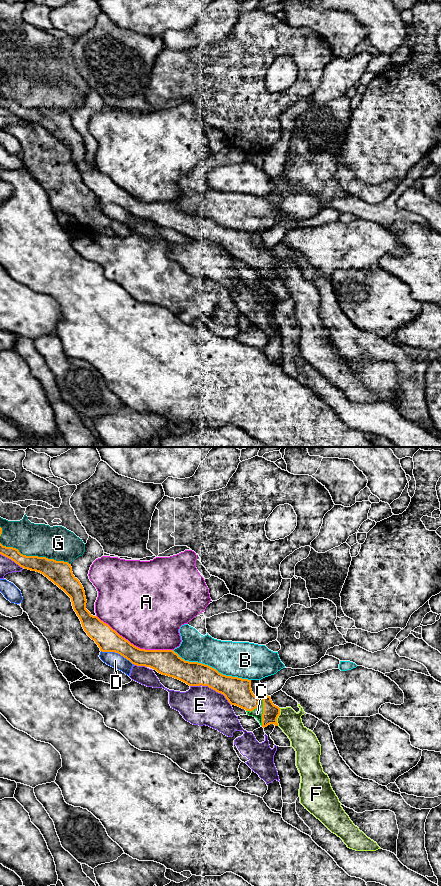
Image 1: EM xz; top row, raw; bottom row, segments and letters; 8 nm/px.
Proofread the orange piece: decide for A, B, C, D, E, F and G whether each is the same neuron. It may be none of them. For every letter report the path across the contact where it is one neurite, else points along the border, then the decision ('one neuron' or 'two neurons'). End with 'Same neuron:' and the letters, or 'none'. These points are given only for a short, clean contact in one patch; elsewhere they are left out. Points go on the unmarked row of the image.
A: two neurons
B: two neurons
C: one neuron
D: two neurons
E: two neurons
F: along xz (280, 260), (277, 277) | two neurons
G: two neurons
Same neuron: C

